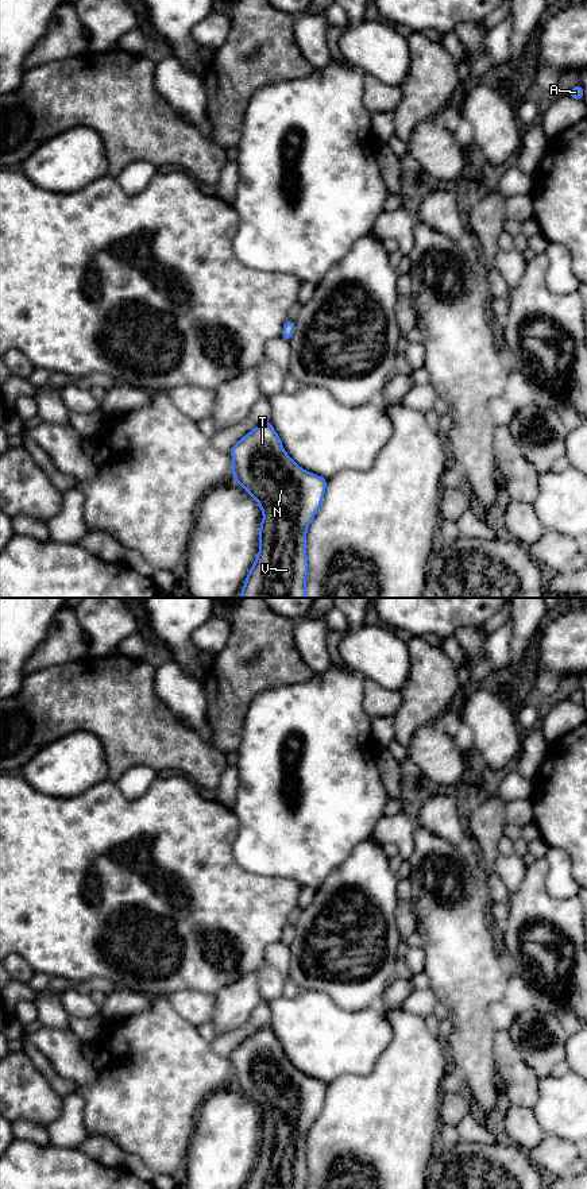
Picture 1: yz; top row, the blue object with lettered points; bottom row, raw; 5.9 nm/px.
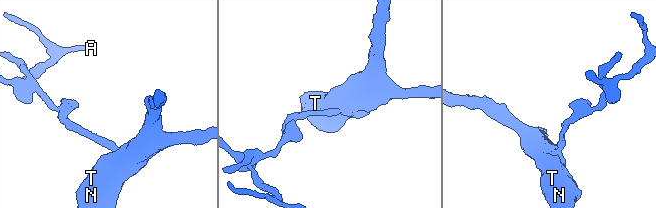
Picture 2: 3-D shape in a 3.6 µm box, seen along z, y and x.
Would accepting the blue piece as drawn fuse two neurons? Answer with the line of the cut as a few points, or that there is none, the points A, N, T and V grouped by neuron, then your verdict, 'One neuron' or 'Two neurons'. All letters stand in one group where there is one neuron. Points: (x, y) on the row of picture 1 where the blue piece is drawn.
No split. Groups: A N T V. One neuron

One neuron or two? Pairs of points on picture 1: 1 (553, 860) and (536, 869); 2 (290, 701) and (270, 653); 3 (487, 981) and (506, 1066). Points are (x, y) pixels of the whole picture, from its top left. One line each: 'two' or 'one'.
1: two
2: two
3: two

